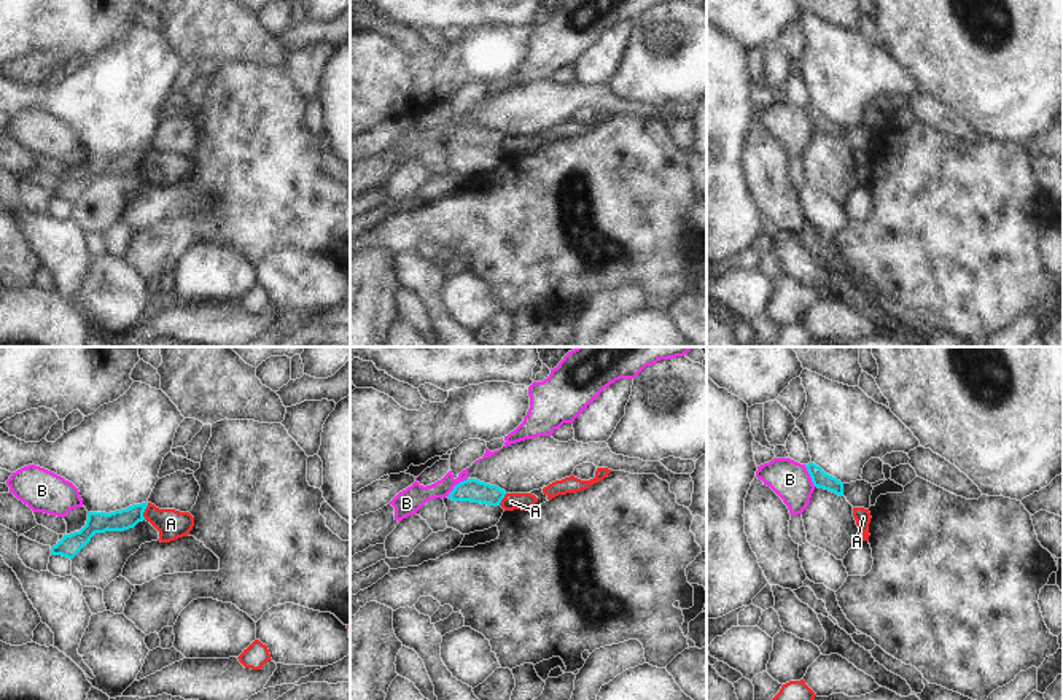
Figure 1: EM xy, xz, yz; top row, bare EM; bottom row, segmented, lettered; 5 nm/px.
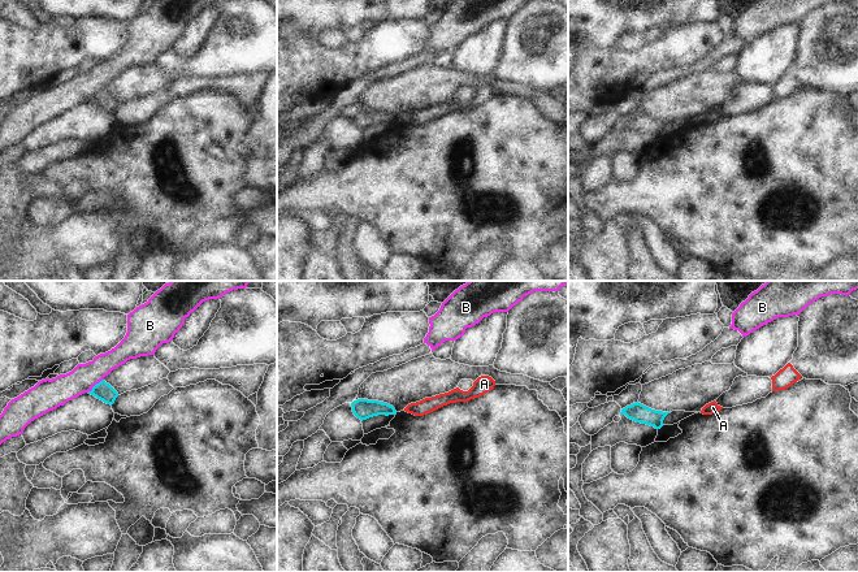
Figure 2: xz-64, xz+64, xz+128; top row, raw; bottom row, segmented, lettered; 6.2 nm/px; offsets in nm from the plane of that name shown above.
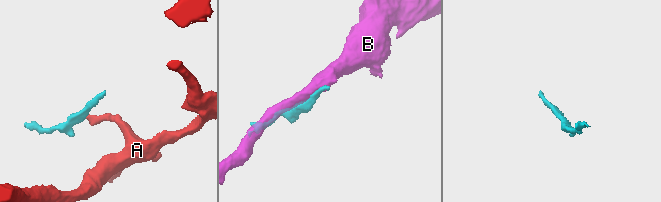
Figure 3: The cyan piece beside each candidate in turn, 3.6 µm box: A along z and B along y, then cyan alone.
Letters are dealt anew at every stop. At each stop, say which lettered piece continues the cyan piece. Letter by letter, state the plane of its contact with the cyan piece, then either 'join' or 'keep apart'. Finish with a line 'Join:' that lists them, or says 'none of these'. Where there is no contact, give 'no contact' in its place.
A: contact in xy; keep apart
B: contact in xz; keep apart
Join: none of these

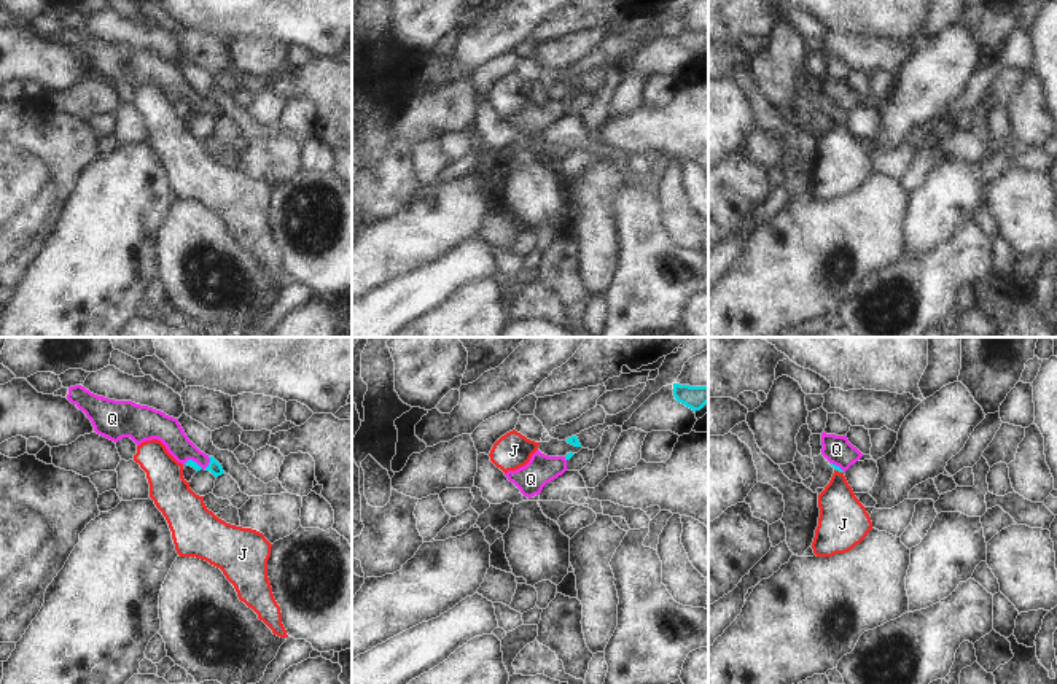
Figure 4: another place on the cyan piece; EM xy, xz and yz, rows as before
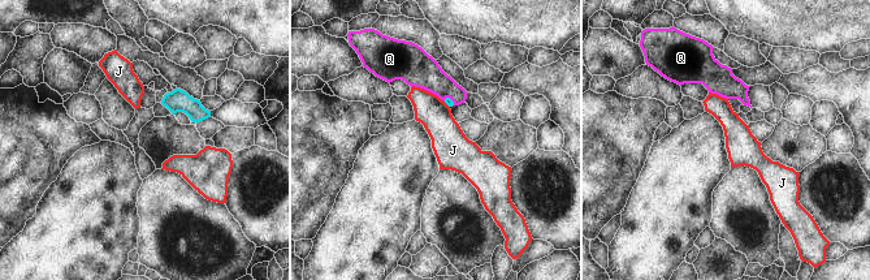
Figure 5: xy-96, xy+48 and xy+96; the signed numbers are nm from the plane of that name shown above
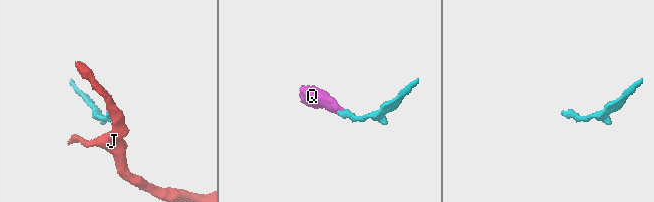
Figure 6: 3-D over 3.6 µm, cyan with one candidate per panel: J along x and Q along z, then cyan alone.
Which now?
J: contact in yz; keep apart
Q: contact in xy; join
Join: Q

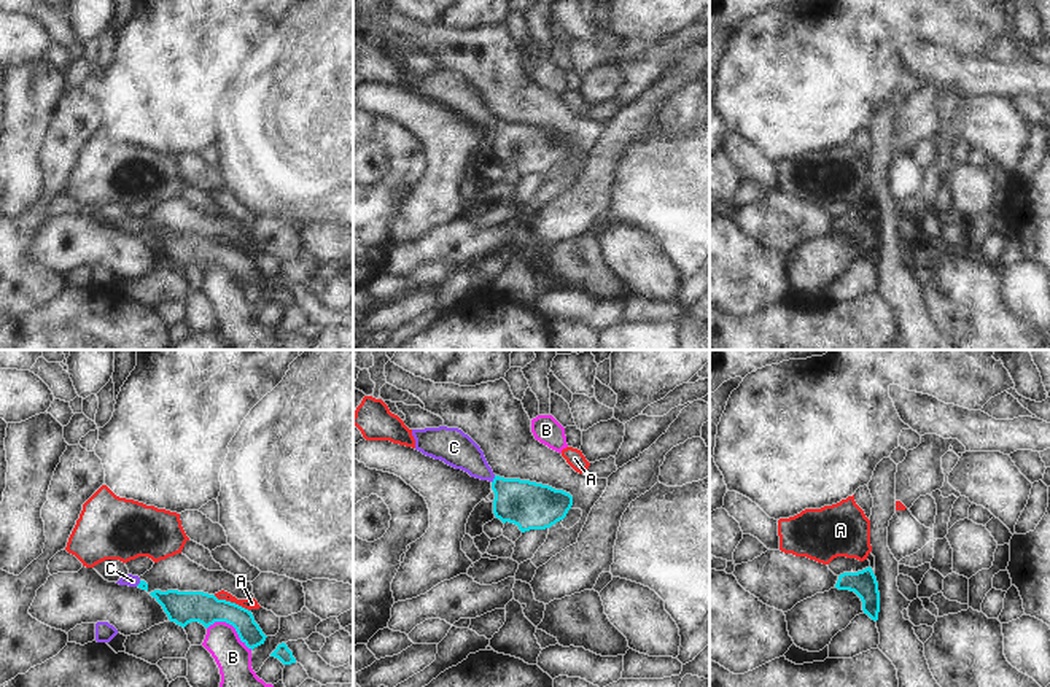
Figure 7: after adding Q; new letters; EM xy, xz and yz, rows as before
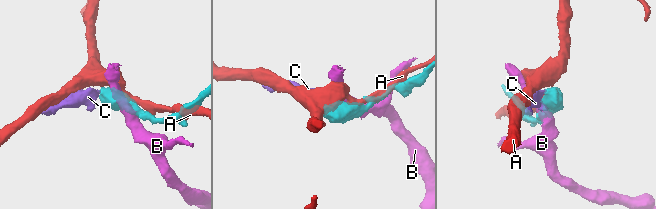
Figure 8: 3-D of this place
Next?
A: contact in xy; keep apart
B: contact in xy; keep apart
C: contact in xz; join
Join: C

